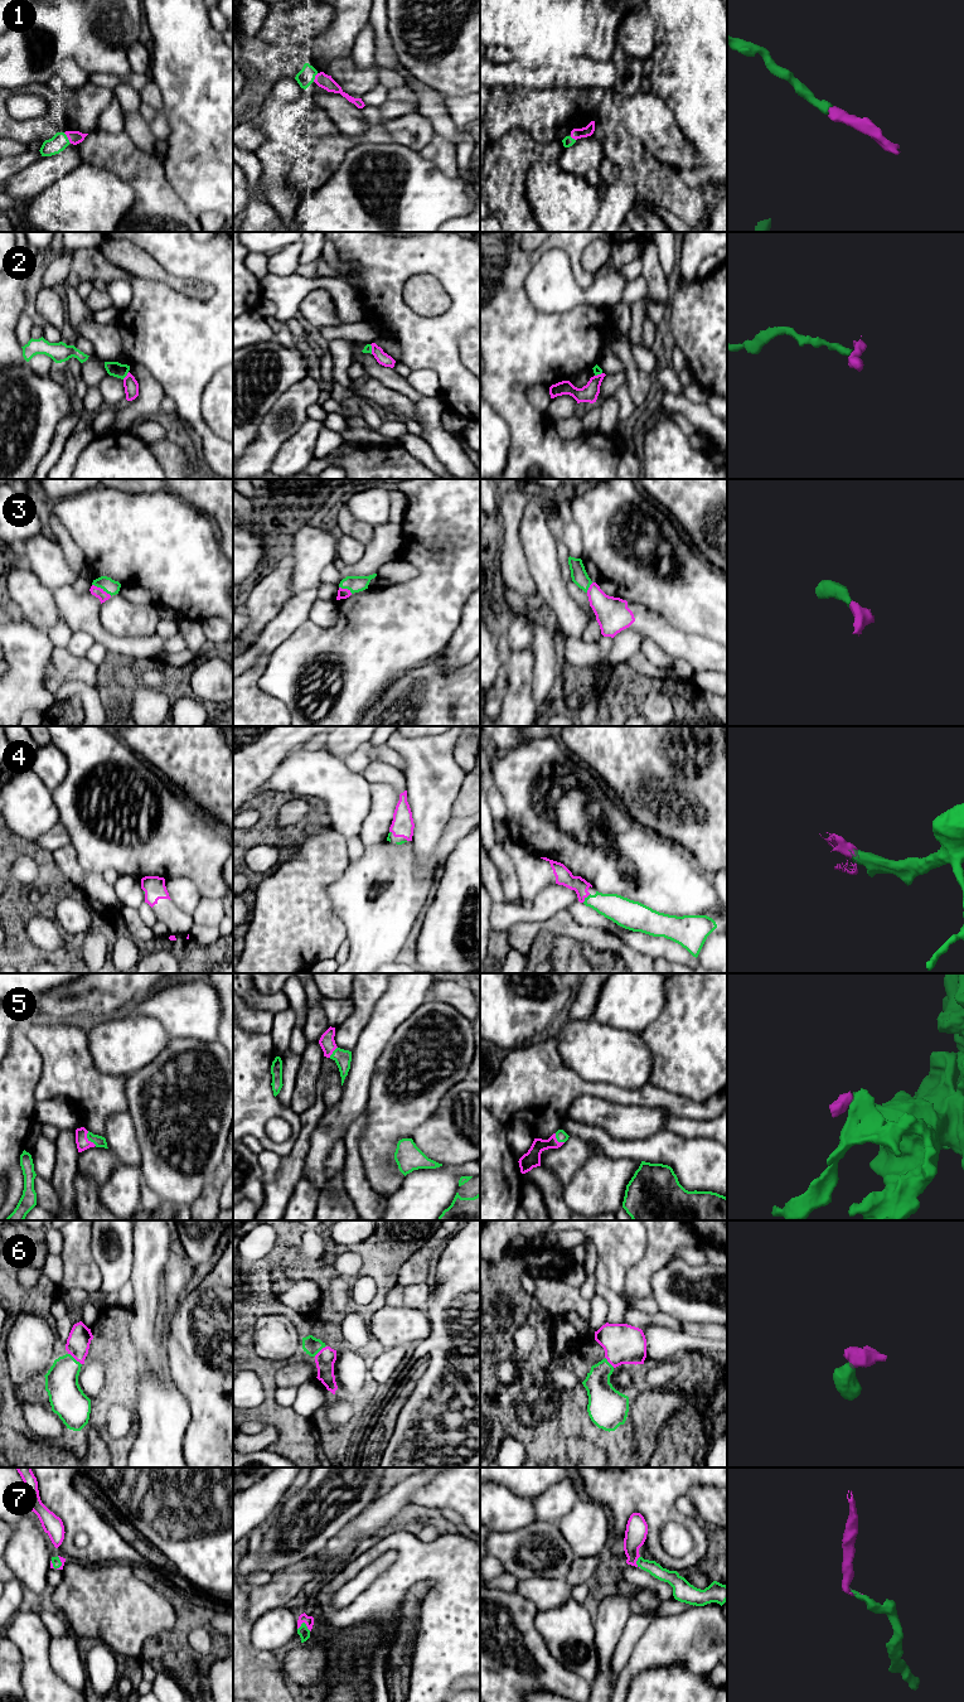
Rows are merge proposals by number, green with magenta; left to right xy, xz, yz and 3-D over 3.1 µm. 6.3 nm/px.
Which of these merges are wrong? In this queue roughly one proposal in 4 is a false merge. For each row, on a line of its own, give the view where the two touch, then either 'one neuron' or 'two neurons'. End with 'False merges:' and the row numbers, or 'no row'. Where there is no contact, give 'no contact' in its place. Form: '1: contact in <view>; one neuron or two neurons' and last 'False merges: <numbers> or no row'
1: contact in xy; one neuron
2: contact in xy; two neurons
3: contact in xy; one neuron
4: contact in yz; one neuron
5: contact in xy; one neuron
6: contact in xy; one neuron
7: contact in xz; one neuron
False merges: 2

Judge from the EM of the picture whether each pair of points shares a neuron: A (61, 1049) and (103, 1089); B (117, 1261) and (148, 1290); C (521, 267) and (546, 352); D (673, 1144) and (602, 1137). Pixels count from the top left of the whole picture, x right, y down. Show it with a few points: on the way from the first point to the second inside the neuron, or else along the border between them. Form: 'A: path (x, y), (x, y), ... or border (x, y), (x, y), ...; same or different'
A: path (71, 1059), (93, 1082); same
B: border (134, 1243), (134, 1263), (129, 1280); different
C: path (516, 289), (516, 322), (524, 330); same
D: path (655, 1149), (620, 1149); same

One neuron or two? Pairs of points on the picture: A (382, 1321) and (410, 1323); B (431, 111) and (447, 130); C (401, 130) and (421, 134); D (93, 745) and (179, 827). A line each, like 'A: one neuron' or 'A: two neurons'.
A: one neuron
B: one neuron
C: one neuron
D: one neuron

